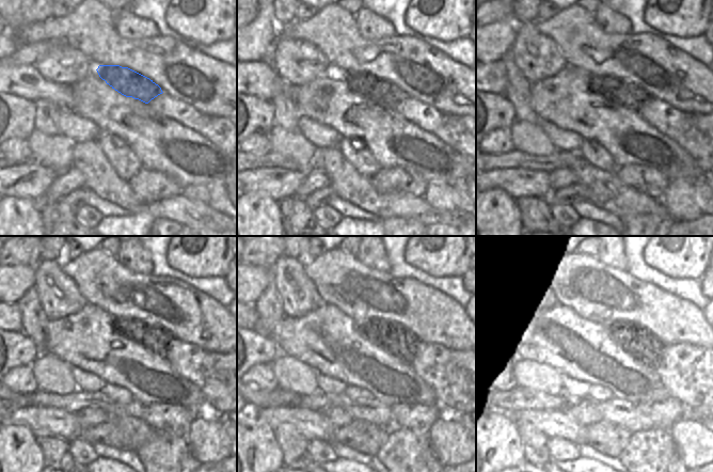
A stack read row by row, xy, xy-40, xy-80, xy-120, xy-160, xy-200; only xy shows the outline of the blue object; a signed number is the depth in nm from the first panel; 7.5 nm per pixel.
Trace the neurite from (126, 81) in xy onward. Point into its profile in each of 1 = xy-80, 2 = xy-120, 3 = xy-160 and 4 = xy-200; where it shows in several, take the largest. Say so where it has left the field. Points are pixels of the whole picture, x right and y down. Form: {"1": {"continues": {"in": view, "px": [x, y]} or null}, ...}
{"1": {"continues": {"in": "xy-80", "px": [623, 93]}}, "2": {"continues": {"in": "xy-120", "px": [156, 337]}}, "3": {"continues": {"in": "xy-160", "px": [397, 340]}}, "4": {"continues": {"in": "xy-200", "px": [639, 342]}}}

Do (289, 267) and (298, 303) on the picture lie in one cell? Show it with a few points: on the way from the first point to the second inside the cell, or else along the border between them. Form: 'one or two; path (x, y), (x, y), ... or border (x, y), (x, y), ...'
one; path (289, 276), (298, 295)

